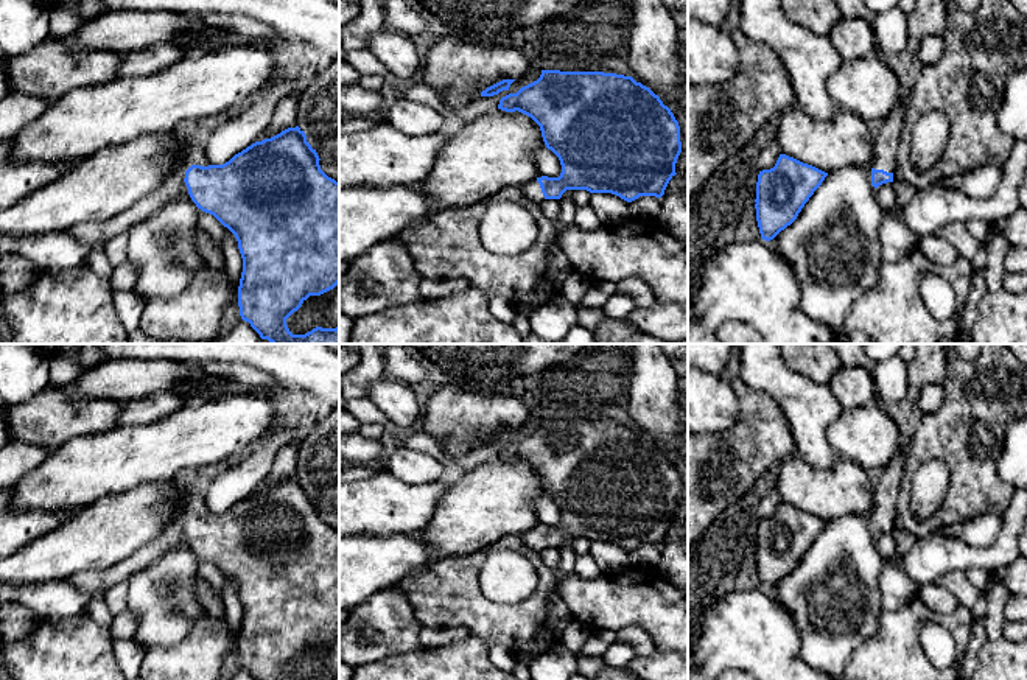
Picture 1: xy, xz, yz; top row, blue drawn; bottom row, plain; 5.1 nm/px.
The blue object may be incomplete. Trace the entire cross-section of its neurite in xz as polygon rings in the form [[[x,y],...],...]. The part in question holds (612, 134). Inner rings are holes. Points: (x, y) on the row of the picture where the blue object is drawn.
[[[542,70],[537,81],[503,96],[498,109],[531,117],[540,126],[546,148],[560,160],[559,177],[538,174],[520,187],[537,204],[560,199],[566,190],[612,193],[627,202],[640,196],[661,198],[677,174],[682,152],[678,121],[658,95],[632,76]]]

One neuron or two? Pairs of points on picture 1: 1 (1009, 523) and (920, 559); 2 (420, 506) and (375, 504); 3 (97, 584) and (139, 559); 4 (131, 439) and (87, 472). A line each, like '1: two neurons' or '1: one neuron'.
1: one neuron
2: one neuron
3: one neuron
4: one neuron

